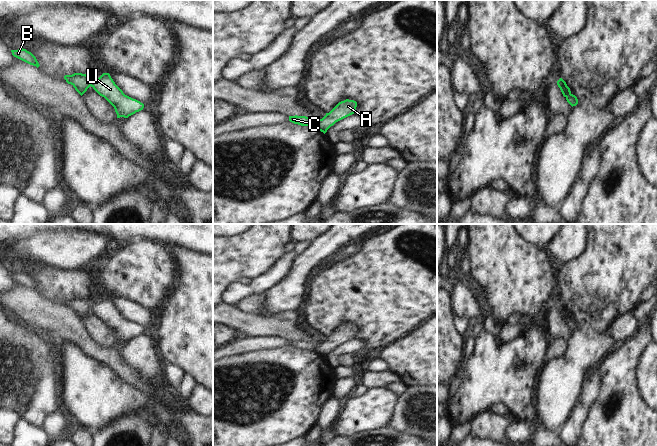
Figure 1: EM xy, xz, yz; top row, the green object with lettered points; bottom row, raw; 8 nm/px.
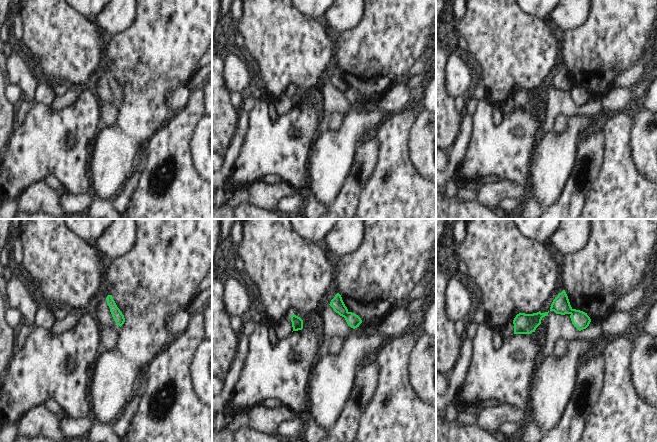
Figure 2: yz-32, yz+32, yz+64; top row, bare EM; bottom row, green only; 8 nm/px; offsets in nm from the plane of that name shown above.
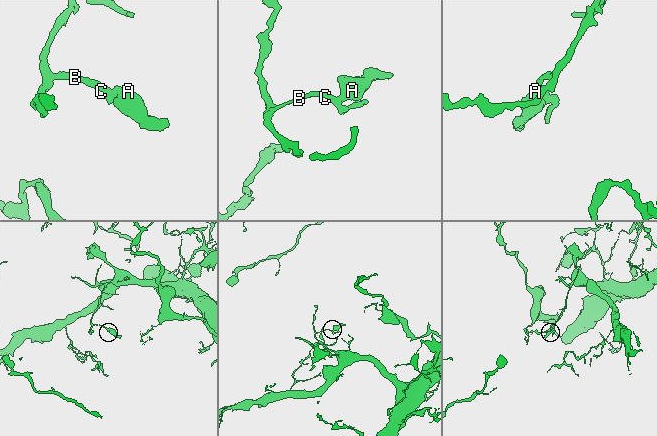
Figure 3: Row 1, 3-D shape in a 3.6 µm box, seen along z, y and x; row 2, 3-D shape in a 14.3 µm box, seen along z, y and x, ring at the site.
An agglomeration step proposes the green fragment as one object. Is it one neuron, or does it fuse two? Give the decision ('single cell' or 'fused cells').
fused cells

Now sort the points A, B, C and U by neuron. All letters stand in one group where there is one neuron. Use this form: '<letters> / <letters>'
A U / B C

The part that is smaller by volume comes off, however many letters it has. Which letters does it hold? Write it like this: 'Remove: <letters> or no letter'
Remove: A, U

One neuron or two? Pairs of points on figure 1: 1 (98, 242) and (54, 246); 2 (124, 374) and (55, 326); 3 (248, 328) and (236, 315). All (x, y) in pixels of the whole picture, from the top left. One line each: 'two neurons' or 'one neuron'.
1: one neuron
2: one neuron
3: one neuron

